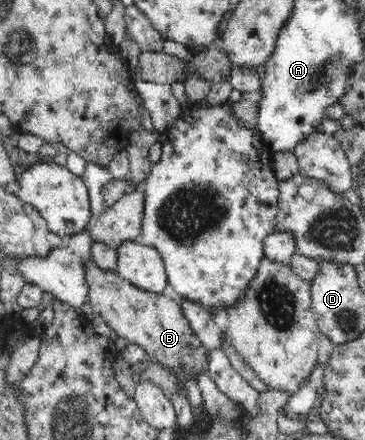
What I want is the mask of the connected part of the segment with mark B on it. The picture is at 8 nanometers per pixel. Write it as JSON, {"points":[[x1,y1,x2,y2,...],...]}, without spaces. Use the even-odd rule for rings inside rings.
{"points":[[92,261,89,262,86,274,90,283,89,302,93,311,98,313,117,335,124,337,133,345,139,345,145,351,147,359,151,359,152,363,159,363,165,371,169,371,175,377,175,381,181,389,185,389,187,379,193,379,201,387,200,377,205,374,210,377,211,352,193,331,192,324,185,315,182,304,173,299,168,299,163,294,150,294,139,290,121,278,118,273,99,270]]}

